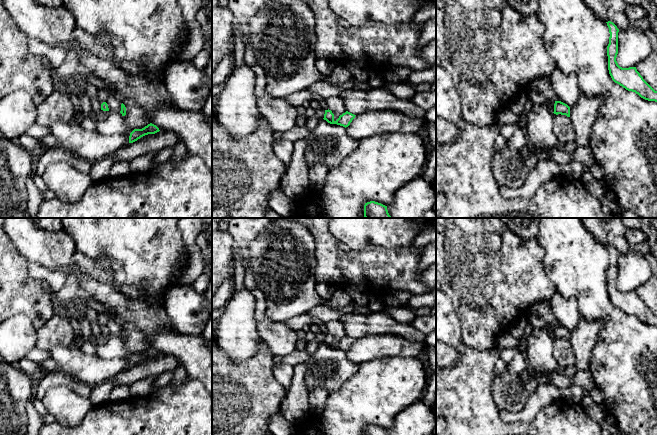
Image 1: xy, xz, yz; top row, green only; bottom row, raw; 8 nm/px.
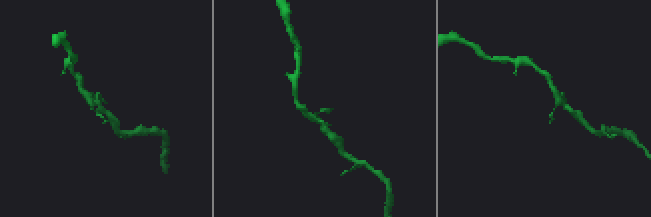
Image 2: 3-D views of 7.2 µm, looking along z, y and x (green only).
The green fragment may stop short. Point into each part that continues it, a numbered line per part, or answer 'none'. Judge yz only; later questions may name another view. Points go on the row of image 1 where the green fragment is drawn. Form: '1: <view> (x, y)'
none

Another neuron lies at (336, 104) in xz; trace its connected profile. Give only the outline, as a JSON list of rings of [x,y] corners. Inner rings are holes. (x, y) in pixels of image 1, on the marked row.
[[[340,96],[326,98],[325,106],[327,106],[329,110],[336,115],[342,115],[347,111],[344,101]]]

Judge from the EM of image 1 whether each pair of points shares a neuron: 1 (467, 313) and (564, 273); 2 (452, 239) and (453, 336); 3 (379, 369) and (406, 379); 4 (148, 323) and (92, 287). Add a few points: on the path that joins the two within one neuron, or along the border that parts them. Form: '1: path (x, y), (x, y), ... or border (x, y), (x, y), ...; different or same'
1: border (543, 256), (546, 274), (557, 290); different
2: border (446, 293), (459, 318), (461, 327); different
3: path (386, 376), (399, 377); same
4: path (134, 311), (106, 295); same

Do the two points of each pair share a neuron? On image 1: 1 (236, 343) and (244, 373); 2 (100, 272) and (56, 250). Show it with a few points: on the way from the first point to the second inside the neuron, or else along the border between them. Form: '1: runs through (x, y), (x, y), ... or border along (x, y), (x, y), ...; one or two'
1: border along (259, 346), (251, 356), (237, 363), (222, 349); two
2: border along (76, 250), (73, 270), (70, 273), (64, 274); two

